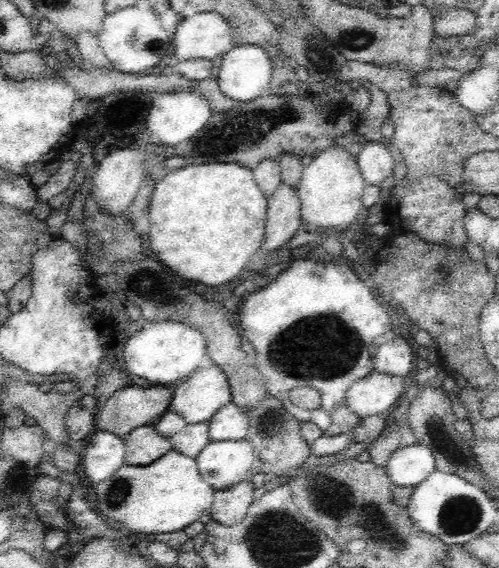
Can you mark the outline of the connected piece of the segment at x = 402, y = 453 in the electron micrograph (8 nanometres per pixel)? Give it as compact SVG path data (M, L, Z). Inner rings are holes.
M414 443L394 450L385 469L391 483L416 486L435 469L435 458L430 447Z

